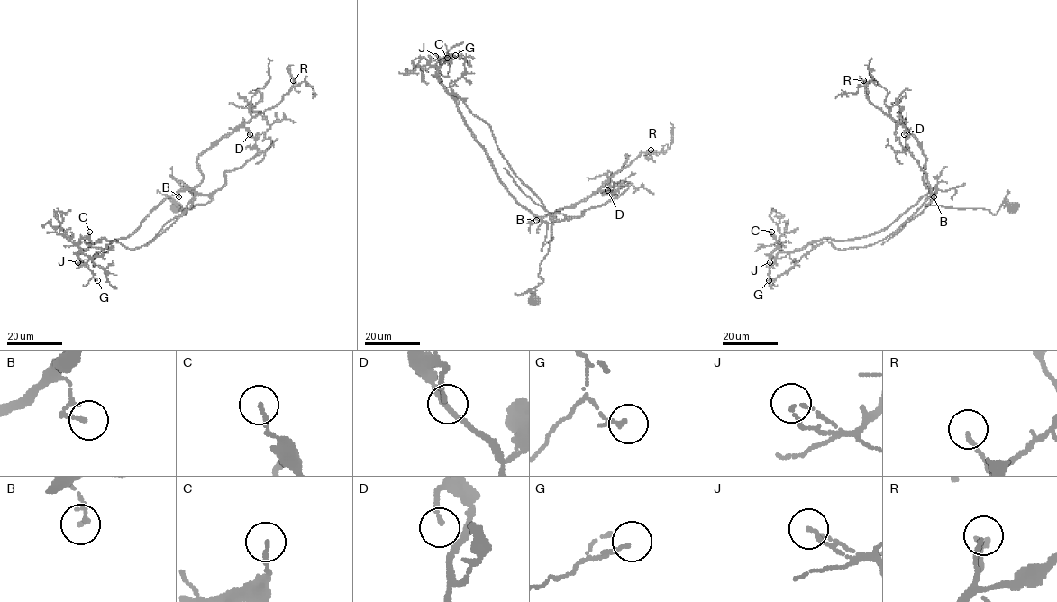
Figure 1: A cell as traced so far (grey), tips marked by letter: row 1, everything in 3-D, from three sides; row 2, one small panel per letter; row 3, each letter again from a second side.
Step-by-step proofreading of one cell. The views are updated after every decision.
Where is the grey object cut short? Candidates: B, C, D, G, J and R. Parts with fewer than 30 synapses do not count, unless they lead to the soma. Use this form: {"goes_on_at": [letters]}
{"goes_on_at": []}

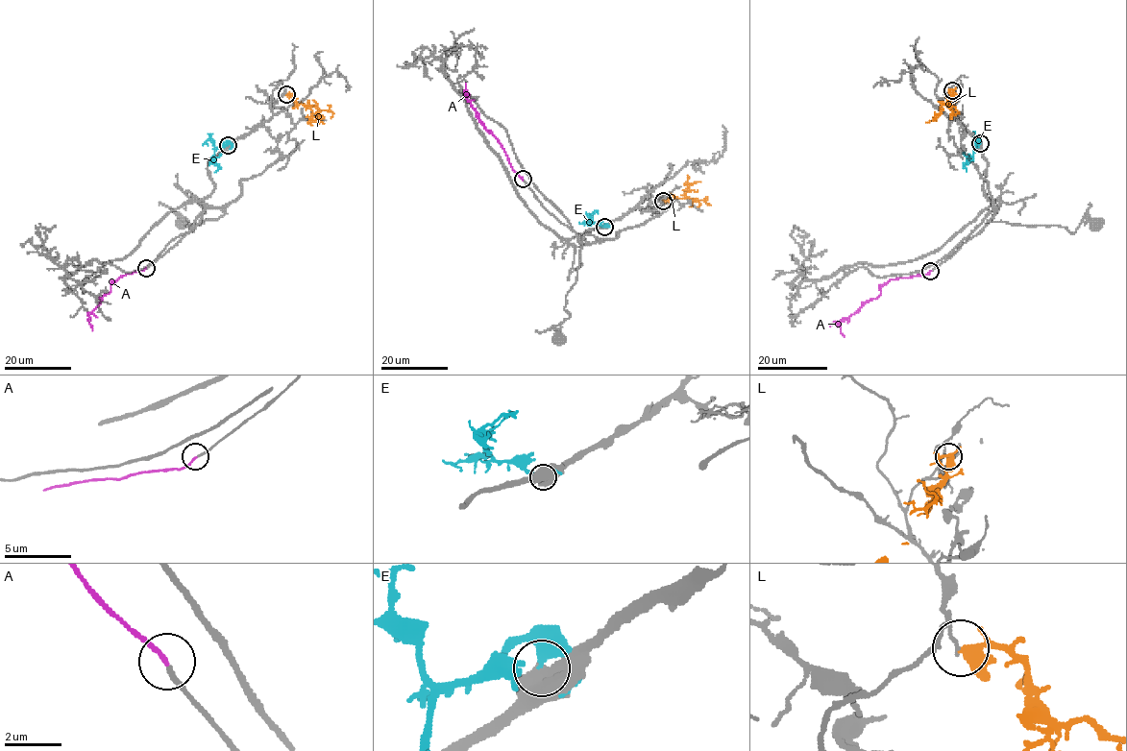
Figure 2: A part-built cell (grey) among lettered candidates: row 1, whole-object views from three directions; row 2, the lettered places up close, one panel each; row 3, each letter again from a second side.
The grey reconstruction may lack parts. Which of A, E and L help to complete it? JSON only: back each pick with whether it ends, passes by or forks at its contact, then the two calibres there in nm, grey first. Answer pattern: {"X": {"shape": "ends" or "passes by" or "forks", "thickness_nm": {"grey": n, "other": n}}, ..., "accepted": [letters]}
{"A": {"shape": "ends", "thickness_nm": {"grey": 160, "other": 160}}, "accepted": ["A"]}

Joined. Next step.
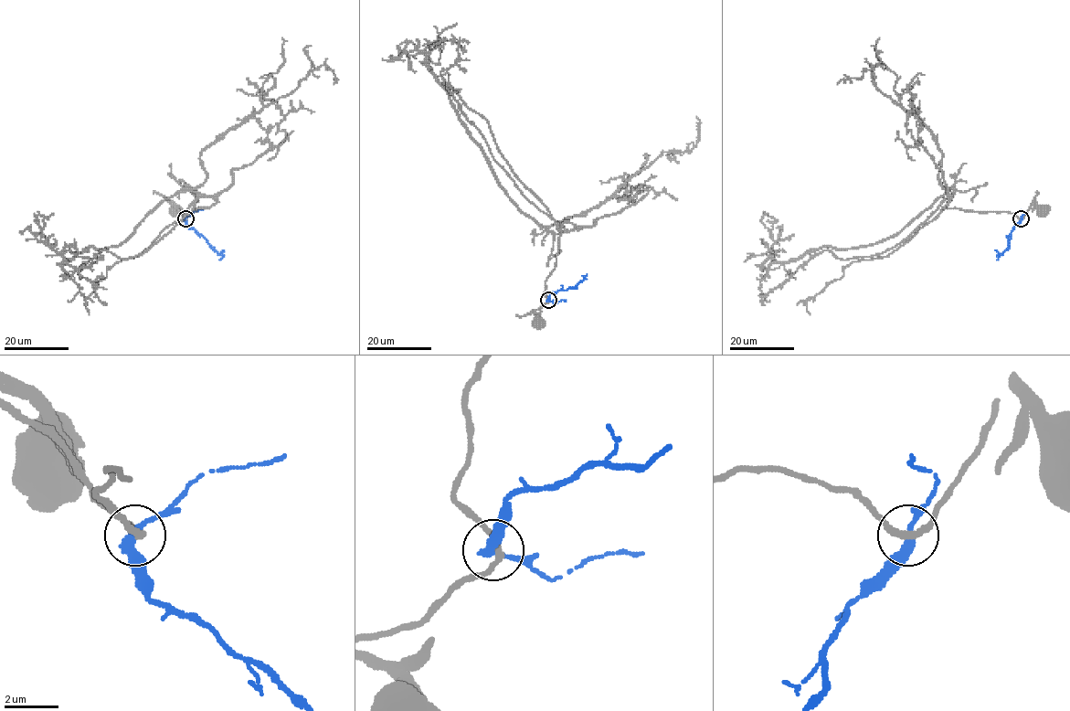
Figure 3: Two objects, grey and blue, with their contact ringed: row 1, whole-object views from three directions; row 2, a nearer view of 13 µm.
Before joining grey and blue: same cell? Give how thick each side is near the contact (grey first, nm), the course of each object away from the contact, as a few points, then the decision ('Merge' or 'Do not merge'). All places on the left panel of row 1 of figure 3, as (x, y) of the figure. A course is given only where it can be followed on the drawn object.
Thickness 240 nm (grey) against 280 nm. Course of grey: (185, 219), (169, 202), (174, 204), (175, 210). Course of blue: (185, 219), (189, 227), (222, 255), (219, 260). Do not merge

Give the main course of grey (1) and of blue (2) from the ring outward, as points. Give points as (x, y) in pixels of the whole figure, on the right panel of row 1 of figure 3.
1: (1021, 219), (1032, 202), (1043, 210)
2: (1021, 219), (1011, 234), (1008, 247), (997, 255), (997, 260)

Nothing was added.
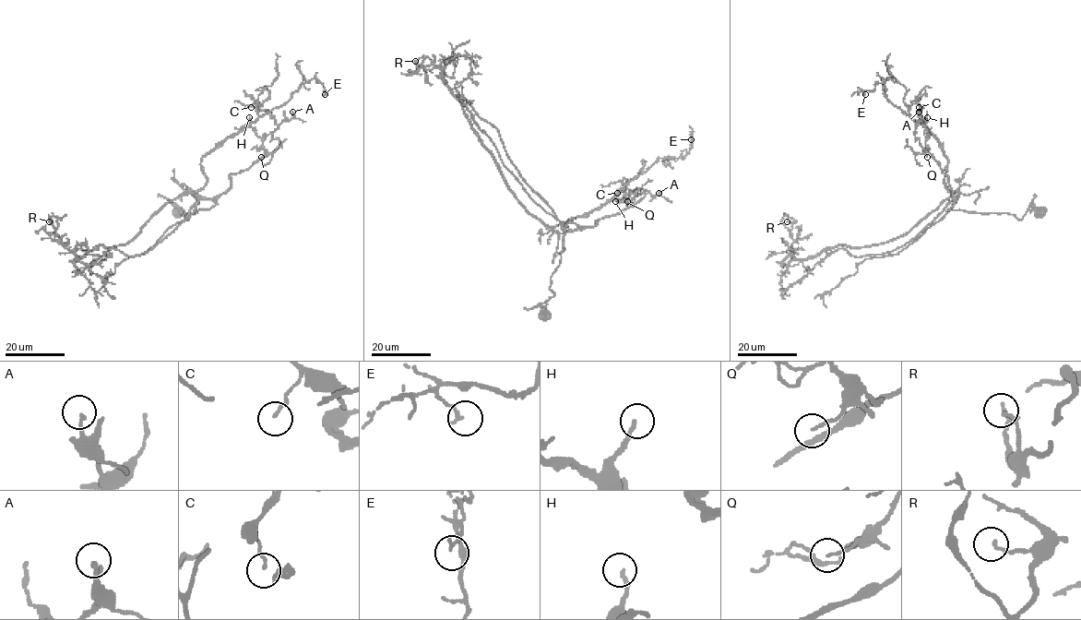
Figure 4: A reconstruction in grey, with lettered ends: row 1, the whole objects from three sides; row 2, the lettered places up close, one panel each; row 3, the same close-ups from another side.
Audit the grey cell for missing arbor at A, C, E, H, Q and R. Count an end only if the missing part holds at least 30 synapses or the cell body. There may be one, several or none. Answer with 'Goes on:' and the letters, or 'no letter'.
Goes on: H

